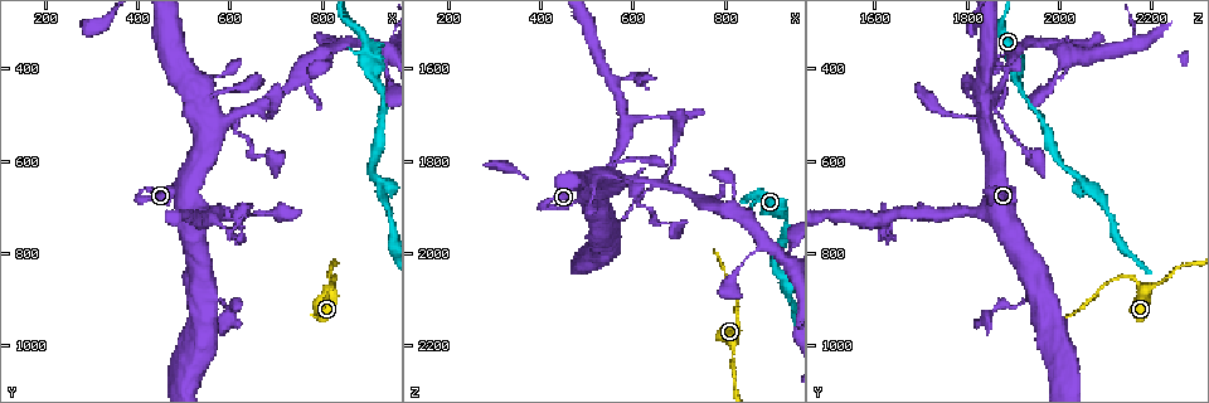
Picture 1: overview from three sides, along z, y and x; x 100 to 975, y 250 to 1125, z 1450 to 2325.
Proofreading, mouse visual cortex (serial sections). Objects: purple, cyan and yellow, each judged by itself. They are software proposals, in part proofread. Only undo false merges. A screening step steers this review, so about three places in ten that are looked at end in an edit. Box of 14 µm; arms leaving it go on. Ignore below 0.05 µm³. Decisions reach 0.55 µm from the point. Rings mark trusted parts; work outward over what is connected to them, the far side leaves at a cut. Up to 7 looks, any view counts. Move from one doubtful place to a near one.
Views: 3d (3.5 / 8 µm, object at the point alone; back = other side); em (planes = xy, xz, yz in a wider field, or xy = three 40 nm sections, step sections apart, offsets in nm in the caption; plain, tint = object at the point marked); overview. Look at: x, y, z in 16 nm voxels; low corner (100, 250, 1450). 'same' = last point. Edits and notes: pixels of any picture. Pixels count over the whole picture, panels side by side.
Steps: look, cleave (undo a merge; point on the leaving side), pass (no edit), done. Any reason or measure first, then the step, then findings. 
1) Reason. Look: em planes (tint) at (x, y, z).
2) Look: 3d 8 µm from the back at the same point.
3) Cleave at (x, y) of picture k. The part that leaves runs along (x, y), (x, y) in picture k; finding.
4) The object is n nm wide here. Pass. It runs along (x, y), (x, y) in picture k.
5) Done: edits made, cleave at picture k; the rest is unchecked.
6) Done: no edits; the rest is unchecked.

Abrupt turn. Look: 3d 8 µm at (925, 650, 2050).

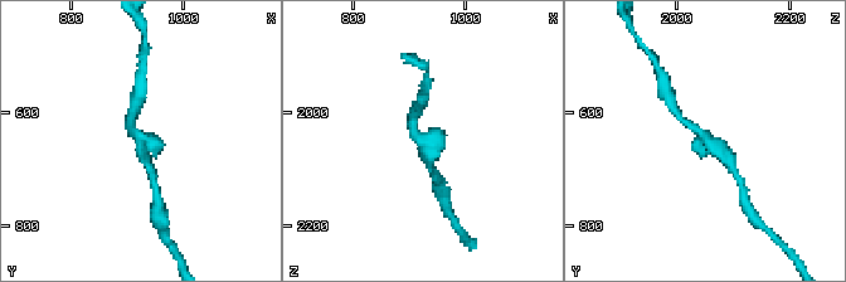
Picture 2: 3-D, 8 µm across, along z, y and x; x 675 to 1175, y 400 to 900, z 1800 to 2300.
Look: 3d 3.5 µm at (925, 645, 2050).

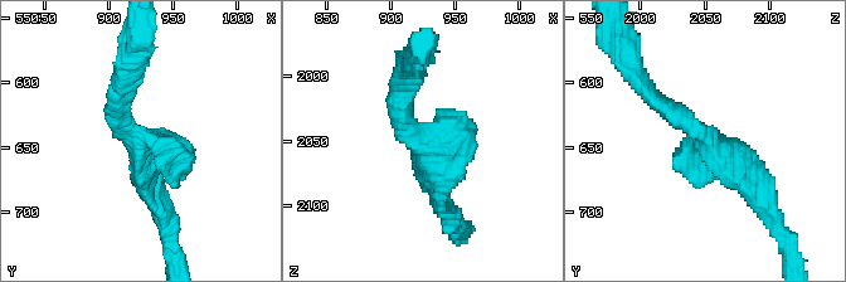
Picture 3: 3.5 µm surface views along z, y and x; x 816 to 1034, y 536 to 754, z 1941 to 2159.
Pass. One cell here.

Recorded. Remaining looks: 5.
Look: 3d 8 µm at (645, 485, 1845).

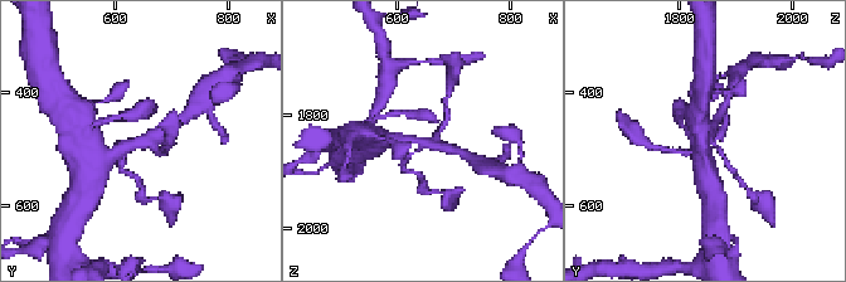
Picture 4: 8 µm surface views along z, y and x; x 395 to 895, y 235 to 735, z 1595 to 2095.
4 arms meet here; the arms are 150, 150, 300, 350 nm wide; shape alone is not enough. Look: em planes (tint) at (650, 490, 1850).

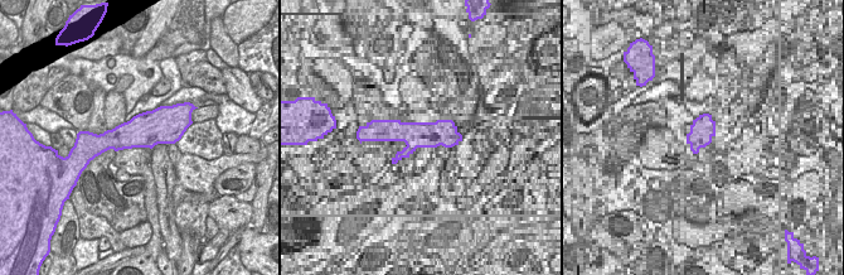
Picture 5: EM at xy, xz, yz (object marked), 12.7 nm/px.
Pass. One cell here.

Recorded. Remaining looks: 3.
Calibre changes. Look: 3d 3.5 µm from the back at (825, 865, 2160).

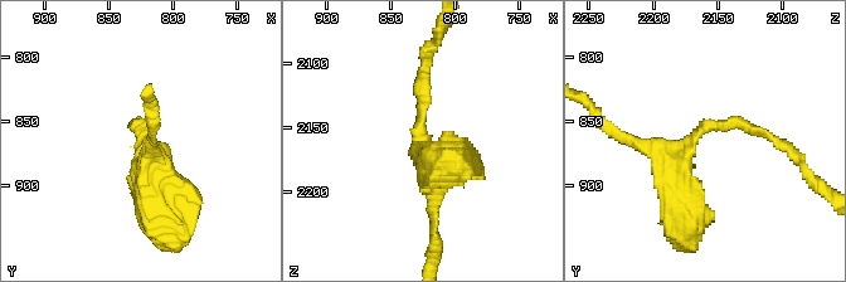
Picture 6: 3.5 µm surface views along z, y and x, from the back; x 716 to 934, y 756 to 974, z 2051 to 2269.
3 arms meet here; the arms are 150, 200, 500 nm wide; now the EM. Look: em planes (tint) at (826, 860, 2164).

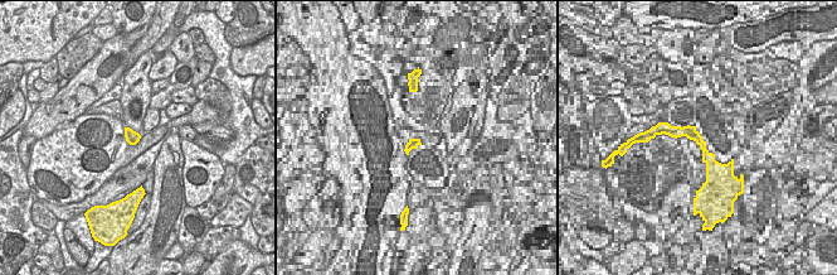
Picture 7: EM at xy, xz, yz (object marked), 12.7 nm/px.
The object is 180 nm wide here. Pass. It runs along (442, 161), (419, 136), (423, 74) in picture 6; all the same cell.

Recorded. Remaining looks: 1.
Done: no edits; the rest is unchecked.

